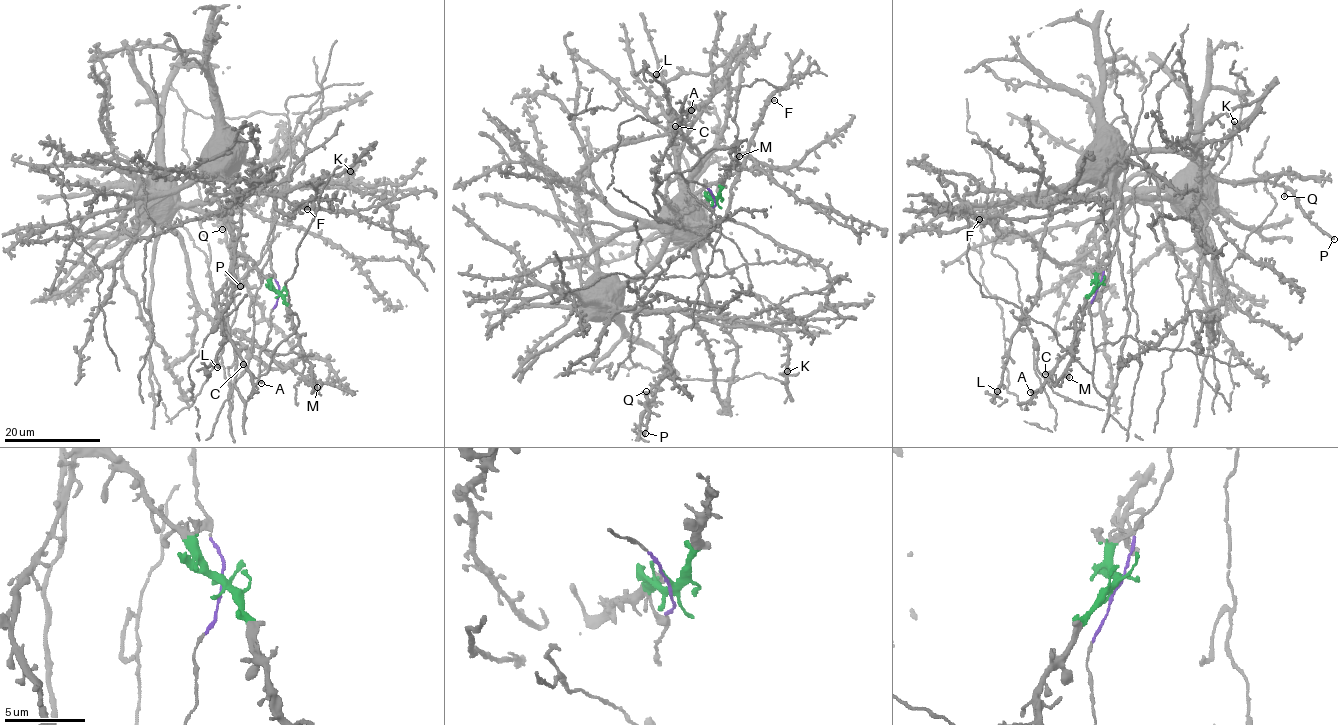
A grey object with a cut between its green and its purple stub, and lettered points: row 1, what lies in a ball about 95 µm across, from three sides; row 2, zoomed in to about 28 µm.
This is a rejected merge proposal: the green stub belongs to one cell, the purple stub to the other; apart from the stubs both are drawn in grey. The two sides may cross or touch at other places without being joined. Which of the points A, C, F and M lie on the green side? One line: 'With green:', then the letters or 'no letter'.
With green: A, C, M

